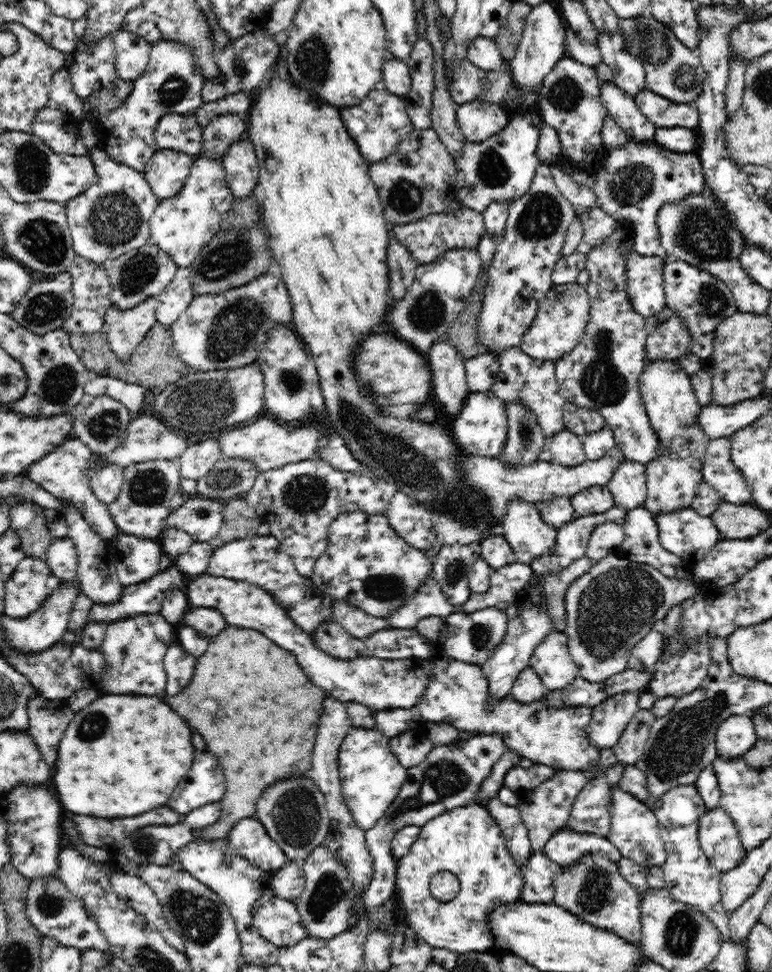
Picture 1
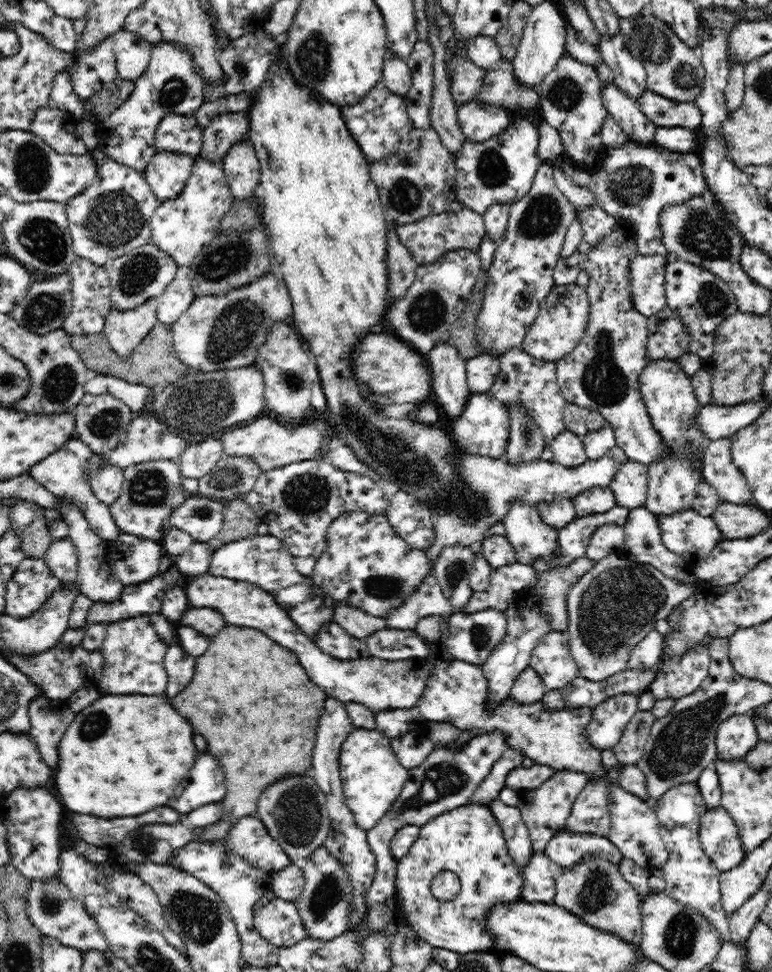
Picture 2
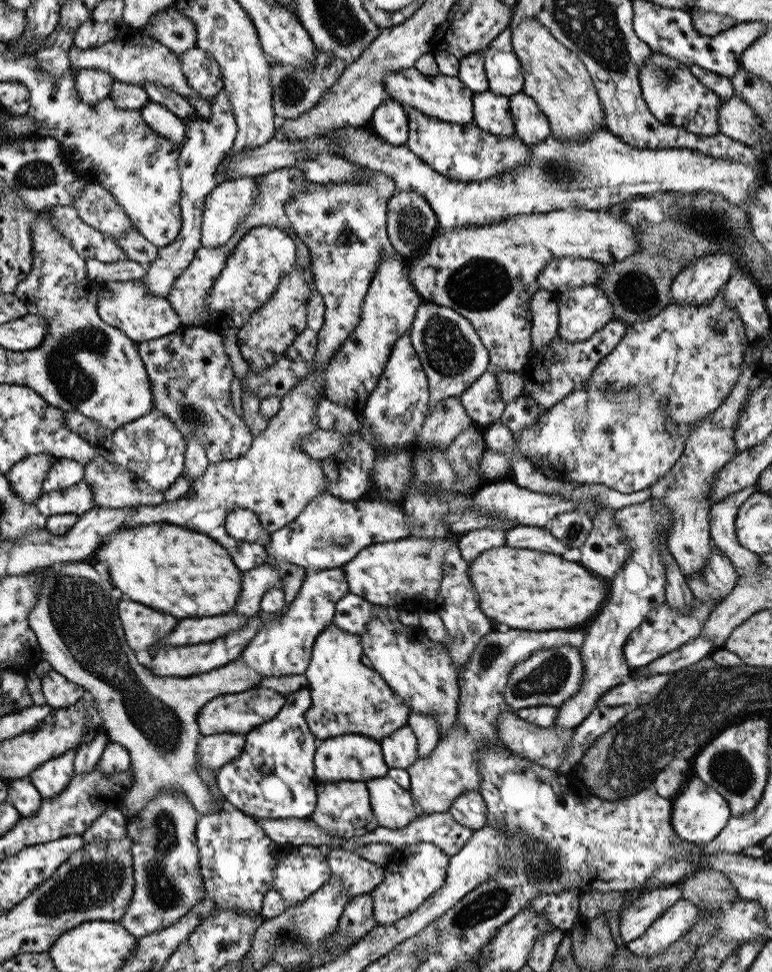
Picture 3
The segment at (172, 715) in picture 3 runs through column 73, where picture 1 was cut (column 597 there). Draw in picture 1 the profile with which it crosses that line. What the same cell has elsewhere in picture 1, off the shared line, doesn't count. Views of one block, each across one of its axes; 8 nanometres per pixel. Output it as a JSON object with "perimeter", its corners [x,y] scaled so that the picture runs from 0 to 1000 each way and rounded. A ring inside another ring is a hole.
{"perimeter":[[[795,570],[772,577],[772,580],[734,603],[731,610],[732,645],[728,651],[734,658],[737,674],[749,684],[749,698],[759,702],[785,702],[786,698],[813,686],[821,664],[856,638],[865,624],[885,620],[907,611],[915,600],[900,591],[887,601],[873,594],[864,594],[850,583],[826,580]]]}

